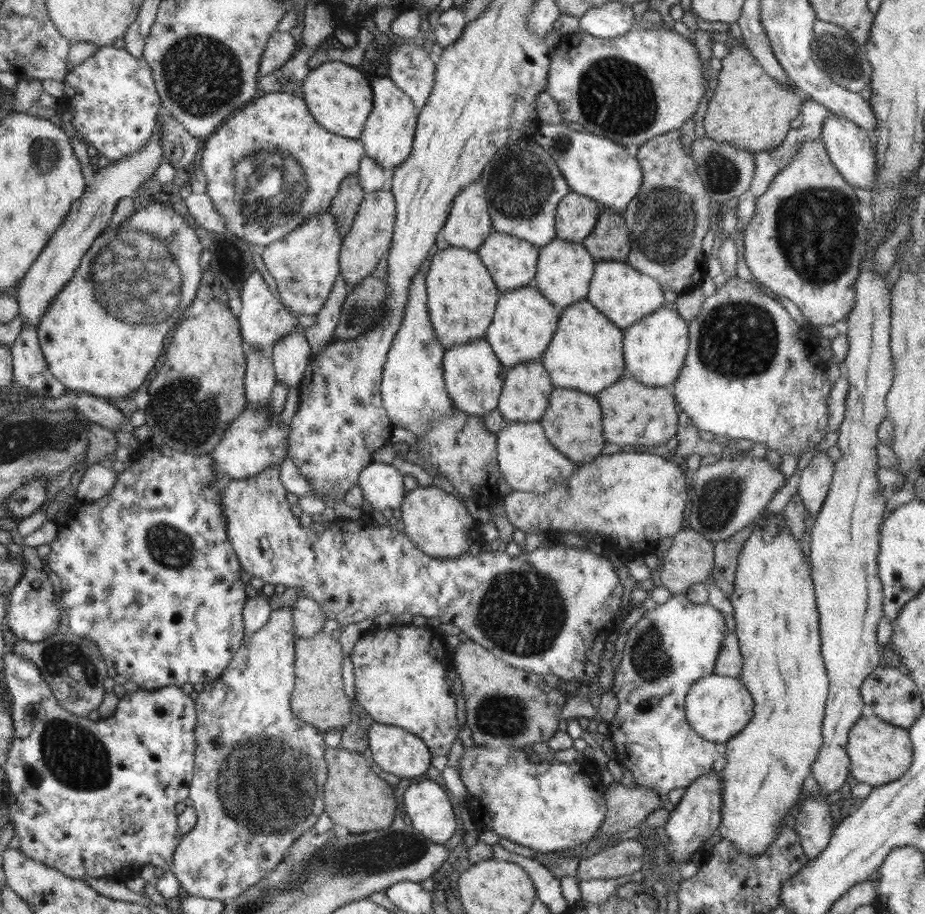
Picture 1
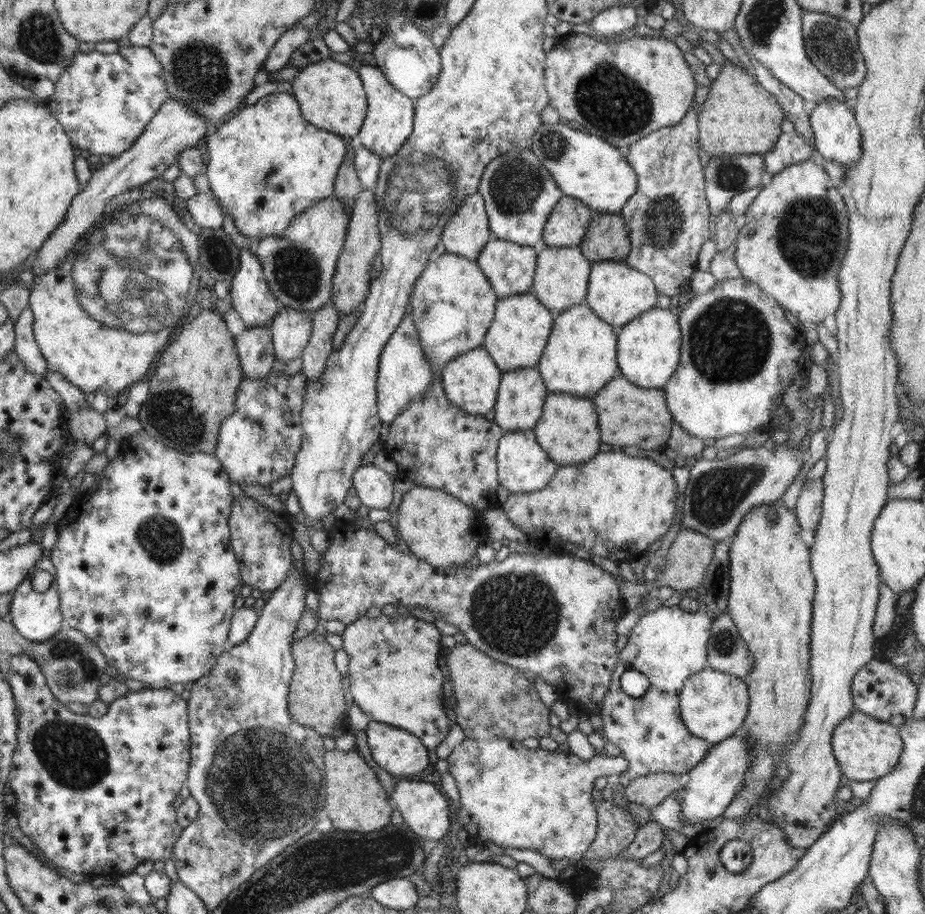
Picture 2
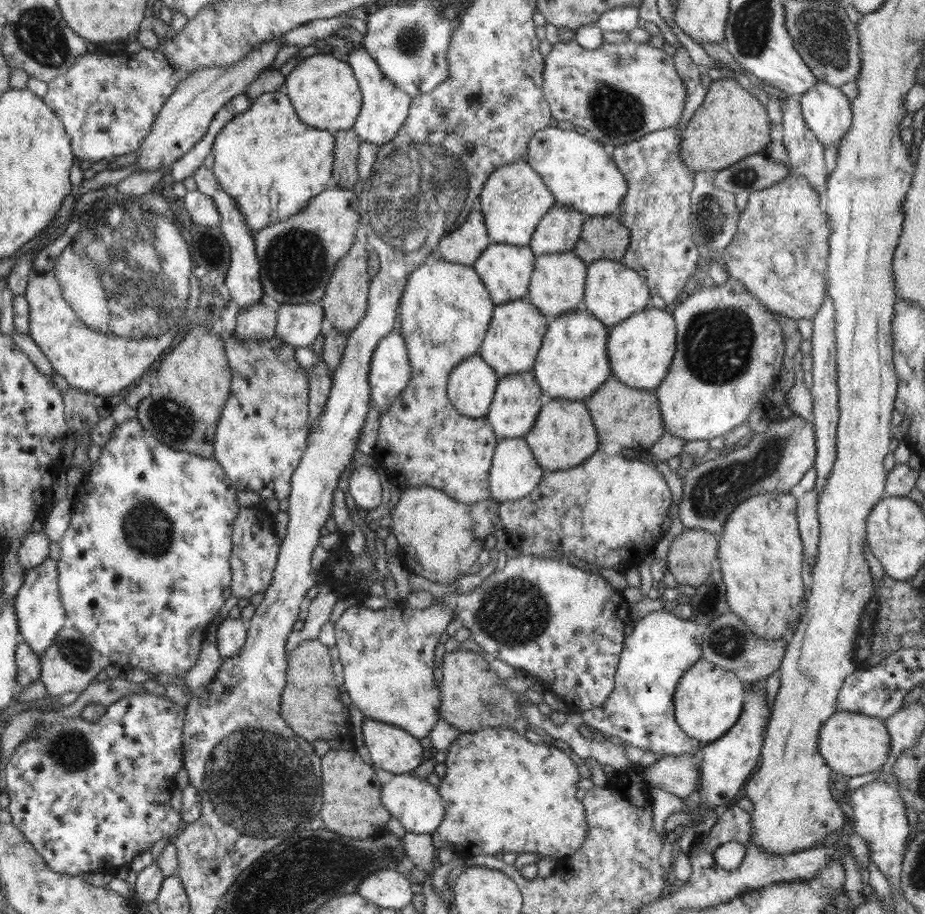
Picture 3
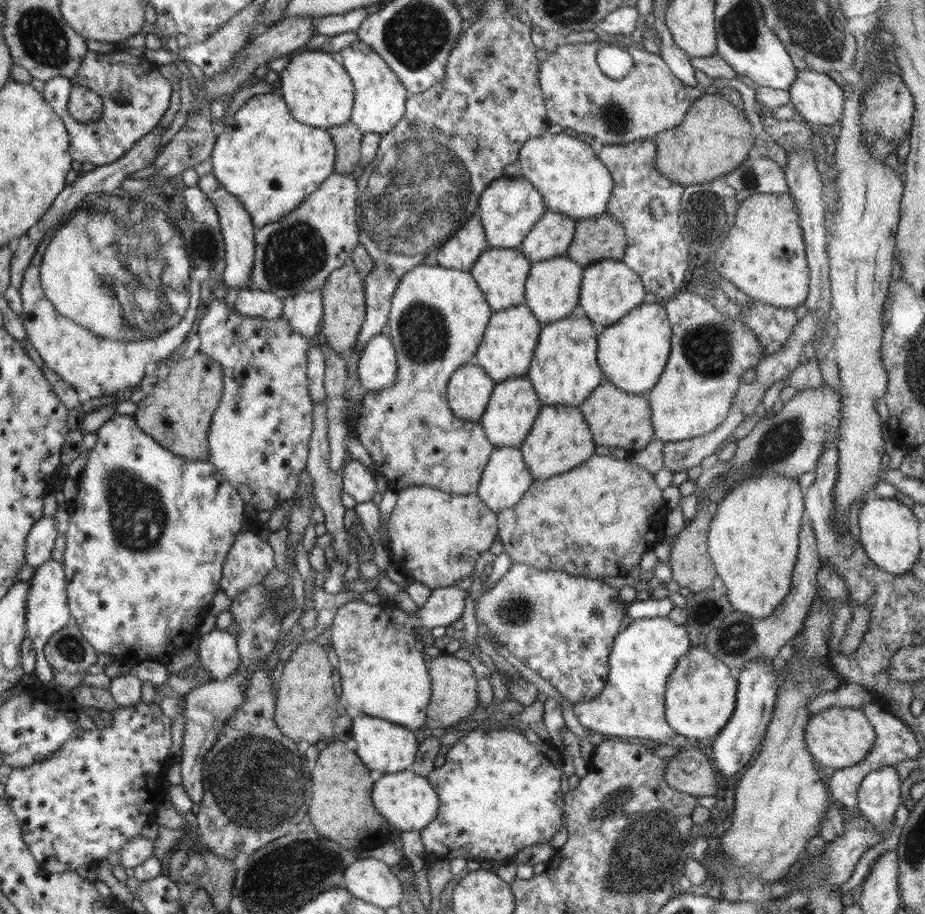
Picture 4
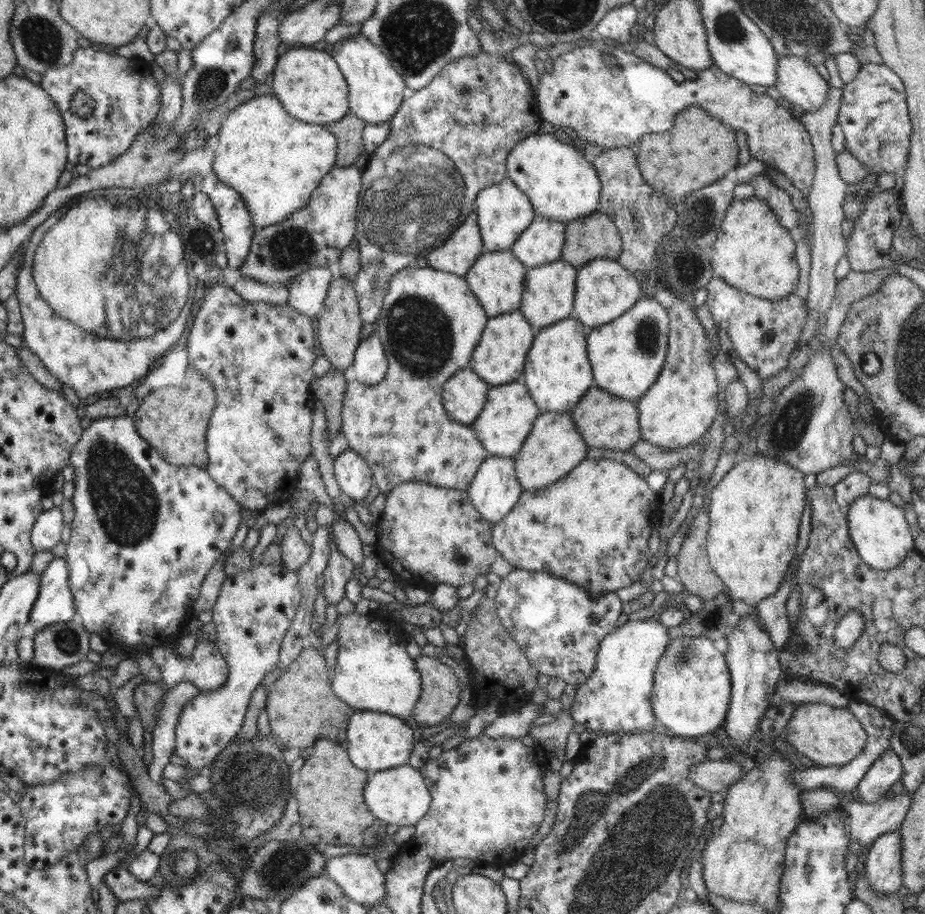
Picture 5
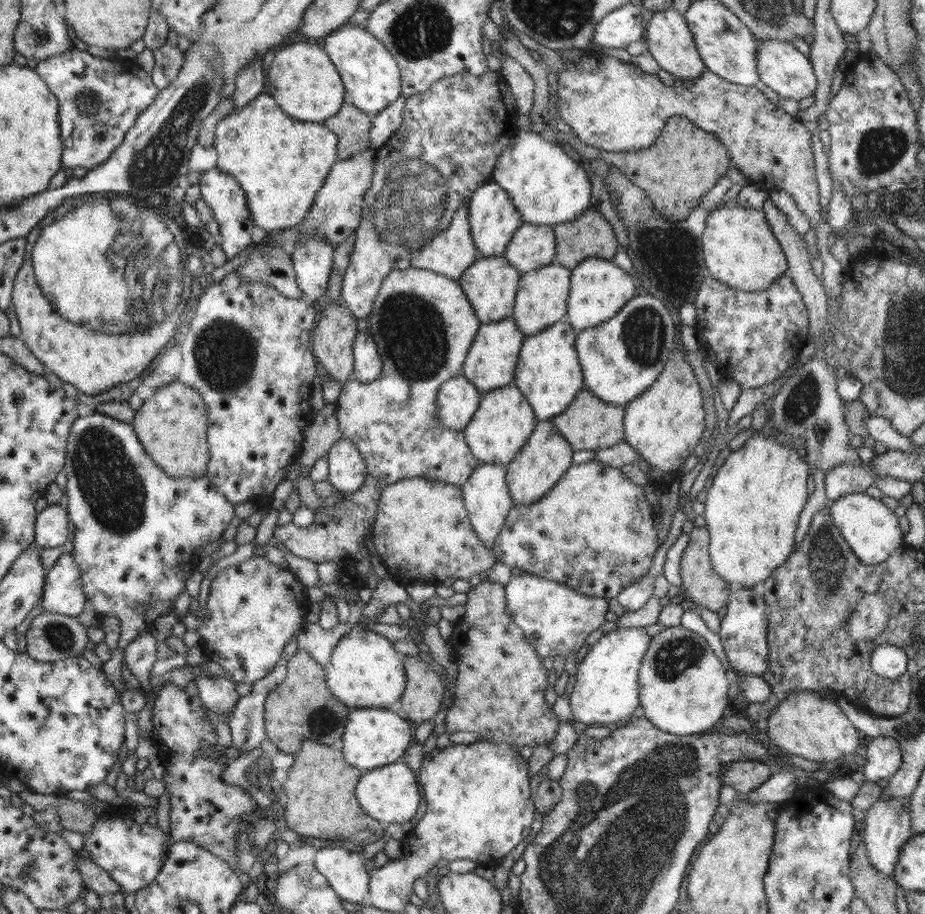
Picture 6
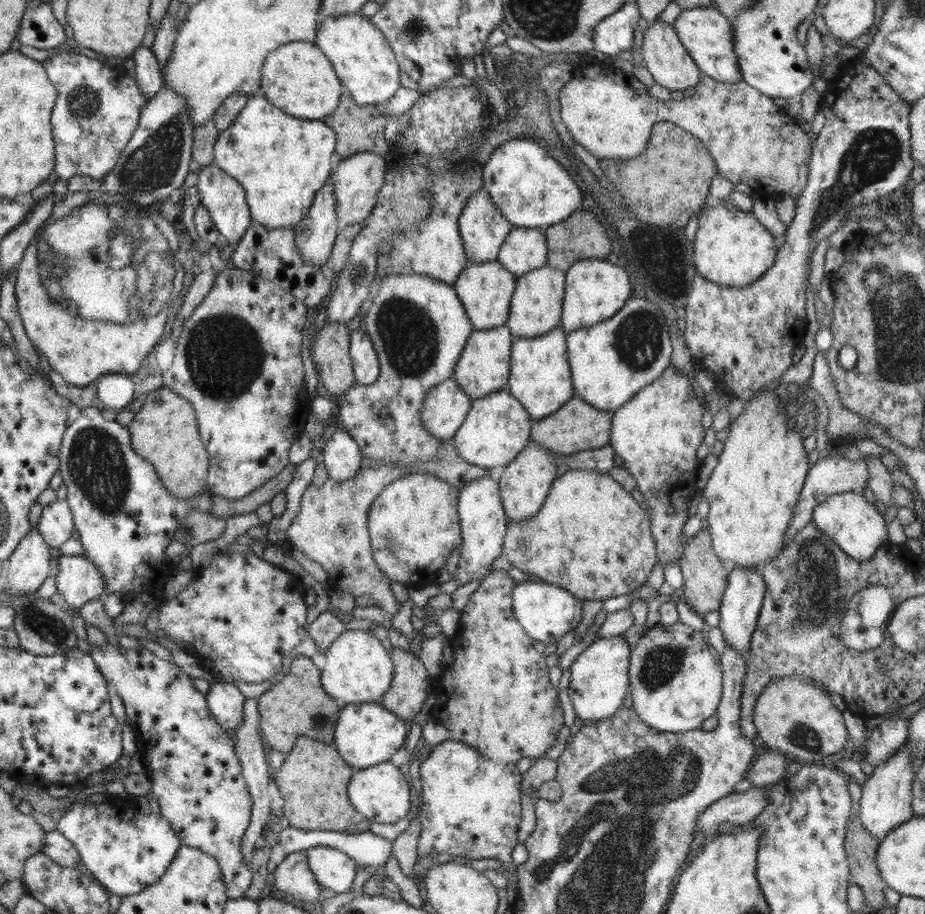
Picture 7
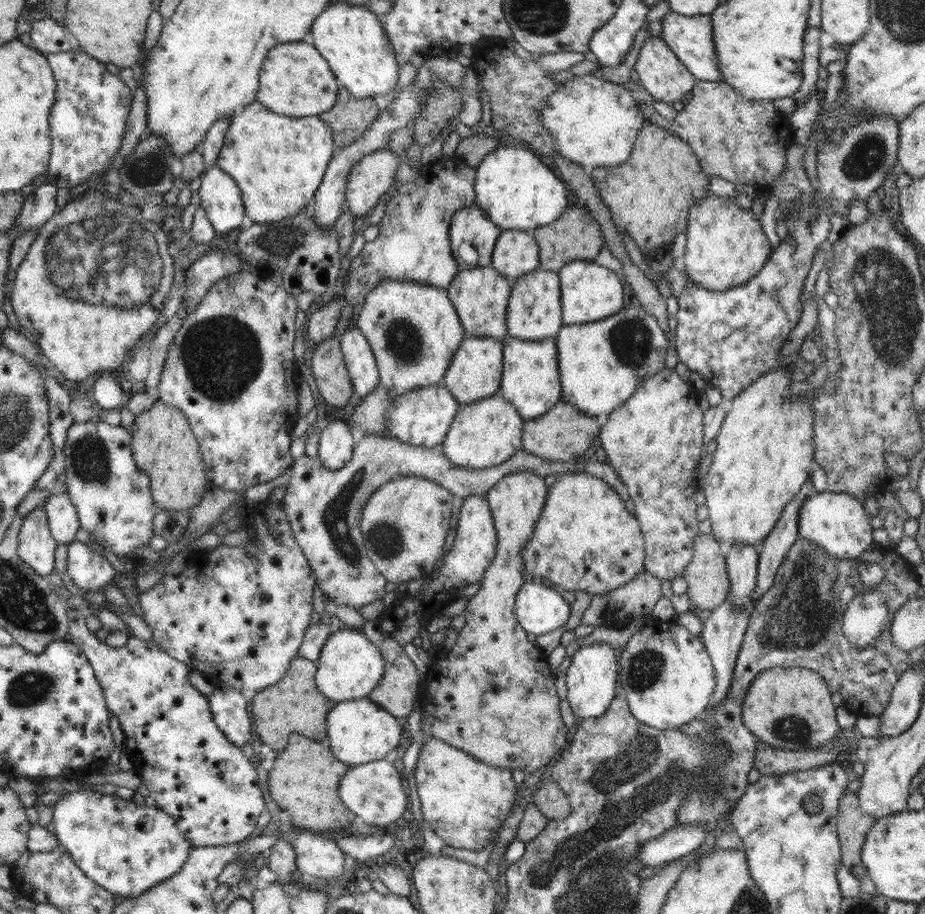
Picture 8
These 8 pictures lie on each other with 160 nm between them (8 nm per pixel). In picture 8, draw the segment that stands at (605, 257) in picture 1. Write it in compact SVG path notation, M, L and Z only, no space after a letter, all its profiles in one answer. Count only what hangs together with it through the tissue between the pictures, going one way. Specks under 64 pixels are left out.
M582 206L566 207L558 221L531 231L539 248L539 268L558 272L565 264L575 260L594 261L596 255L605 246L599 223L582 210Z

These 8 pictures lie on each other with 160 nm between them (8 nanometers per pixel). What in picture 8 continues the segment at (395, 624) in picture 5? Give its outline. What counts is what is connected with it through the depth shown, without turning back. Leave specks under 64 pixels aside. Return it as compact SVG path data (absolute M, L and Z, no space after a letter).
M345 629L328 636L316 661L315 685L321 694L332 702L367 698L383 677L385 666L379 647L370 642L362 632Z

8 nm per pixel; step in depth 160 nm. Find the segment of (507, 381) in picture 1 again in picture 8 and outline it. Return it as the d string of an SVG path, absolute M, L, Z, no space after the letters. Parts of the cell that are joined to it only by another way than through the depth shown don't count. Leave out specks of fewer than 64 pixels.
M496 394L461 406L441 445L445 457L452 464L468 470L486 469L506 462L517 450L522 449L523 426L524 420L517 408Z

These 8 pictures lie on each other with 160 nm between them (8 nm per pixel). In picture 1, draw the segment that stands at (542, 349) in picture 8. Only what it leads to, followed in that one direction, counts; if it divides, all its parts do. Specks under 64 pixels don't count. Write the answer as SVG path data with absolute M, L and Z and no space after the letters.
M586 298L569 305L559 316L559 323L554 331L548 348L544 351L541 361L548 371L552 386L568 388L584 392L596 397L601 390L614 384L624 372L623 329L610 322Z

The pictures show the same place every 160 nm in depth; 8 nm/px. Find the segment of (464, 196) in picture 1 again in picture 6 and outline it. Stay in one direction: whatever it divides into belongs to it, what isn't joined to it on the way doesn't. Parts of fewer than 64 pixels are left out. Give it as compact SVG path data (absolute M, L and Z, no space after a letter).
M464 201L460 208L456 209L452 222L448 229L443 230L419 249L410 253L410 264L414 268L430 270L436 274L443 274L448 278L458 280L464 270L466 270L478 257L477 248L470 232L470 222L468 221L469 205Z

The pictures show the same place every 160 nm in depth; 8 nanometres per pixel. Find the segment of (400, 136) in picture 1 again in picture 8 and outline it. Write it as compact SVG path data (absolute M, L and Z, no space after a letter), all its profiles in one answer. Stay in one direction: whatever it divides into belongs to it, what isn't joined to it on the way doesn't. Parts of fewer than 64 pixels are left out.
M340 1L330 2L312 23L311 33L314 39L312 44L328 61L339 87L346 88L352 97L374 99L375 96L390 92L396 87L399 80L399 64L396 60L395 48L379 21L379 16L370 12L368 6L352 5Z

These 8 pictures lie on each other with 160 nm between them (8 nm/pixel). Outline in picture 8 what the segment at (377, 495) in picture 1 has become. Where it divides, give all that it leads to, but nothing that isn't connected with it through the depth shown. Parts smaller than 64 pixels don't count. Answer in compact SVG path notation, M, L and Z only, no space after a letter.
M332 420L319 433L320 462L330 470L338 470L348 464L355 446L354 436L348 424L340 420Z

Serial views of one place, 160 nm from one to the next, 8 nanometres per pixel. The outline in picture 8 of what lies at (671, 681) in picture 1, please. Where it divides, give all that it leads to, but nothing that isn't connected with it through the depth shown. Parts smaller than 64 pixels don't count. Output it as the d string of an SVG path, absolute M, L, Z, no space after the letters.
M589 641L571 656L571 664L565 673L567 700L575 716L585 719L599 717L607 712L608 706L615 698L614 688L619 671L617 660L615 650L604 642L594 644Z

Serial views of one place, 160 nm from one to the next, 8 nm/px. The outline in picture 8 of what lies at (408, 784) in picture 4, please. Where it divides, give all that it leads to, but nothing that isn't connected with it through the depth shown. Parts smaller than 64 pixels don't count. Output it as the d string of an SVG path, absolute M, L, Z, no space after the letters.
M380 759L349 767L339 782L341 801L365 823L374 826L392 827L406 812L409 799L402 788L402 779L393 763Z

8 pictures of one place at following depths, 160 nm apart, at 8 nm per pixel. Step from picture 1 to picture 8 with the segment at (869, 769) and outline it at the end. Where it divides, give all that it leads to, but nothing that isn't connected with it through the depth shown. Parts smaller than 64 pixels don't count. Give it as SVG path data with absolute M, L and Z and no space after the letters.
M775 666L750 681L742 706L743 725L761 741L787 751L815 749L836 738L840 727L825 680L813 670Z

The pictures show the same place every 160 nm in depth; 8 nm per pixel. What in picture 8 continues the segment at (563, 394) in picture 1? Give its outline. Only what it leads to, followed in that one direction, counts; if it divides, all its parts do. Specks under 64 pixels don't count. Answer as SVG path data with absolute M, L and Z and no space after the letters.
M515 472L502 478L484 494L497 534L495 558L484 572L480 590L469 598L468 605L462 612L466 624L459 632L456 644L442 658L438 654L438 660L432 664L430 682L432 690L436 690L432 698L436 698L440 706L426 706L426 710L422 710L420 720L421 732L427 736L446 741L491 767L510 771L520 768L525 774L532 774L542 766L551 765L568 745L572 731L564 725L560 716L561 700L556 693L553 670L547 661L548 655L528 640L527 633L520 627L513 613L516 608L516 594L525 584L521 574L525 568L522 558L523 546L528 544L534 532L545 505L547 492L544 477L535 472Z

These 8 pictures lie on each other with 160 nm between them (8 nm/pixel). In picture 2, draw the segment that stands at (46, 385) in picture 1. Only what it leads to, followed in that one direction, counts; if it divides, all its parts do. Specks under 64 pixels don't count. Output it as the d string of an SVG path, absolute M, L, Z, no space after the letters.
M29 306L15 320L15 345L13 349L18 354L20 362L29 371L45 378L48 364L33 335L33 312Z

